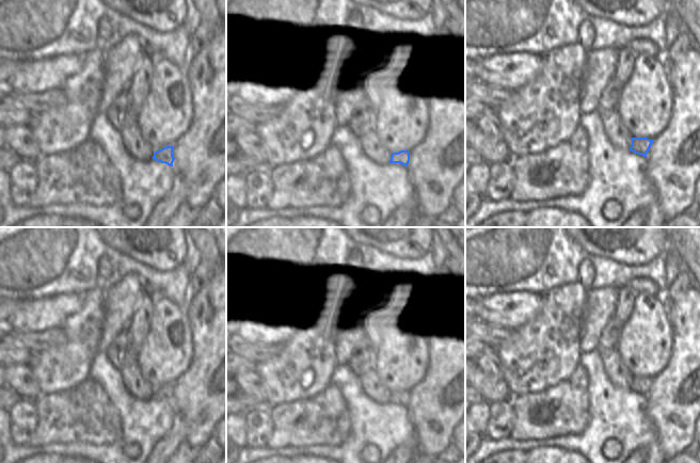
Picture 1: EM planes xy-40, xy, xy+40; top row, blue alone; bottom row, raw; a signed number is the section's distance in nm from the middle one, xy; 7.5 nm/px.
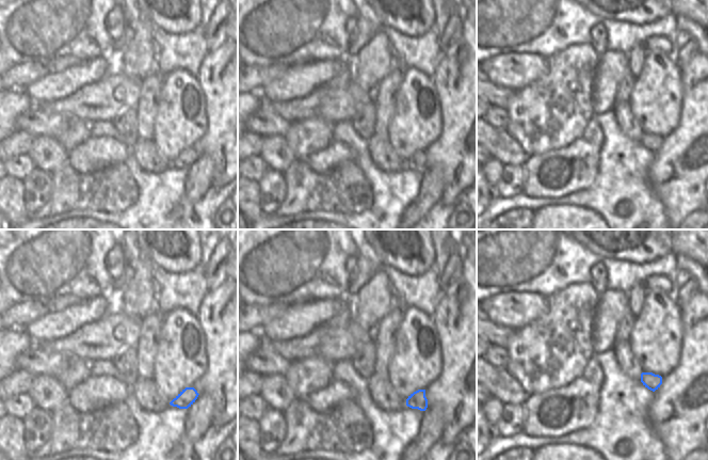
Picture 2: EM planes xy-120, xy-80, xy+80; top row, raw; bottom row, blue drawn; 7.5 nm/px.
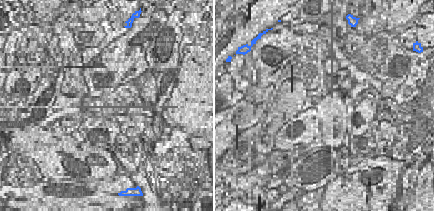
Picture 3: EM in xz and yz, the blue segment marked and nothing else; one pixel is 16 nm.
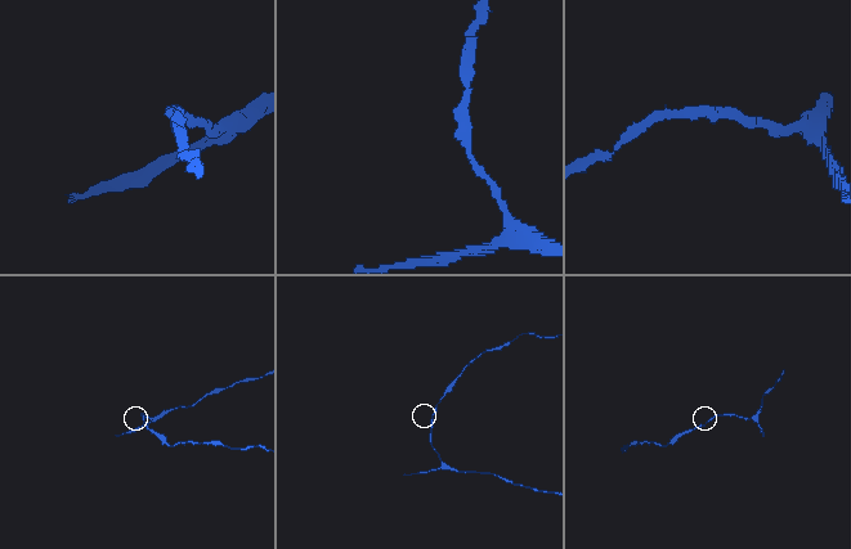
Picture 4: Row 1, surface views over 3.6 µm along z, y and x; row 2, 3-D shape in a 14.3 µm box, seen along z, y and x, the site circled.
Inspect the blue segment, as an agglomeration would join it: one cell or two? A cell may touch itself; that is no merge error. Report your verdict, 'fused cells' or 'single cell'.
single cell

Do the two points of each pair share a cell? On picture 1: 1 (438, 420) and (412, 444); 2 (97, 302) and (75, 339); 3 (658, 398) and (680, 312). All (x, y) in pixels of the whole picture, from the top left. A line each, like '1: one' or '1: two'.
1: two
2: one
3: one

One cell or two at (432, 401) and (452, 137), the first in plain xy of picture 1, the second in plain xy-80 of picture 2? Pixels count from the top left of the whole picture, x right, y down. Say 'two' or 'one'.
one

